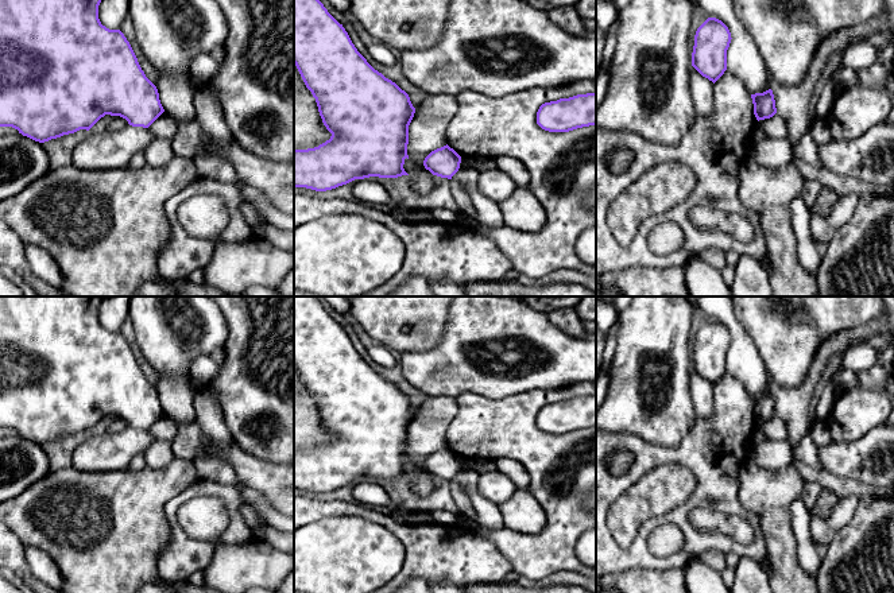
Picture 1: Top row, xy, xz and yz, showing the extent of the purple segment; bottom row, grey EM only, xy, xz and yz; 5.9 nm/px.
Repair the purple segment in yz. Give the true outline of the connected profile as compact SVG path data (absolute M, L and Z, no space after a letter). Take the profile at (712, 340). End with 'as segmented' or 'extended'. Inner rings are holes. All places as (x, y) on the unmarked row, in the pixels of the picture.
M708 319L696 333L692 368L713 385L727 372L731 341L728 329L716 319Z; as segmented

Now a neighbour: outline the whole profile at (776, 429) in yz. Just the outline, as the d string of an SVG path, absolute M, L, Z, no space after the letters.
M775 415L770 420L759 422L758 426L766 434L770 441L787 441L789 439L789 429L783 419Z

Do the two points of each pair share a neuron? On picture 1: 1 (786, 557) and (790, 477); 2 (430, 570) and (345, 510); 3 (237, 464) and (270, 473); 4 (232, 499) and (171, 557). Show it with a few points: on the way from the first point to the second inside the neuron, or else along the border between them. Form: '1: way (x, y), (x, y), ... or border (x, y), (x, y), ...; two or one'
1: way (780, 537), (780, 497); one
2: way (417, 547), (389, 522), (368, 514); one
3: way (246, 465), (254, 473), (262, 473); one
4: way (205, 489), (192, 491), (173, 507), (174, 530); one

